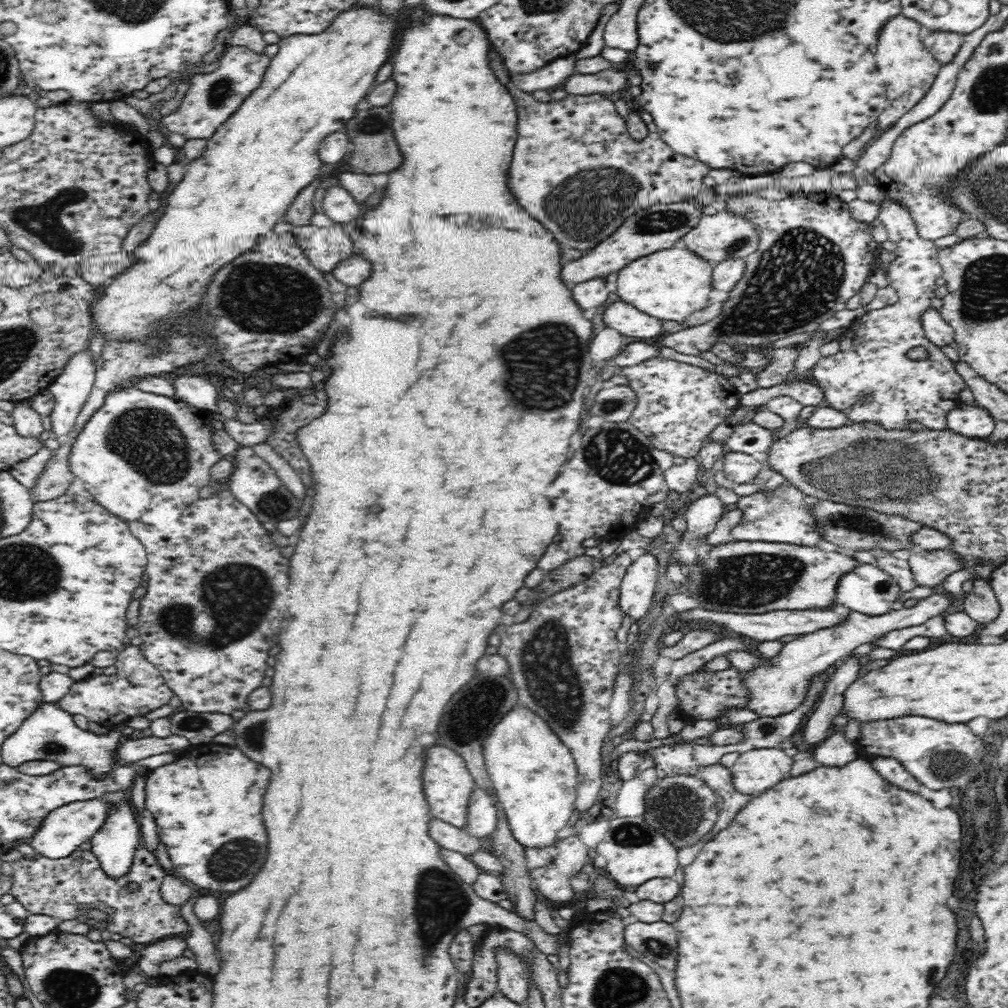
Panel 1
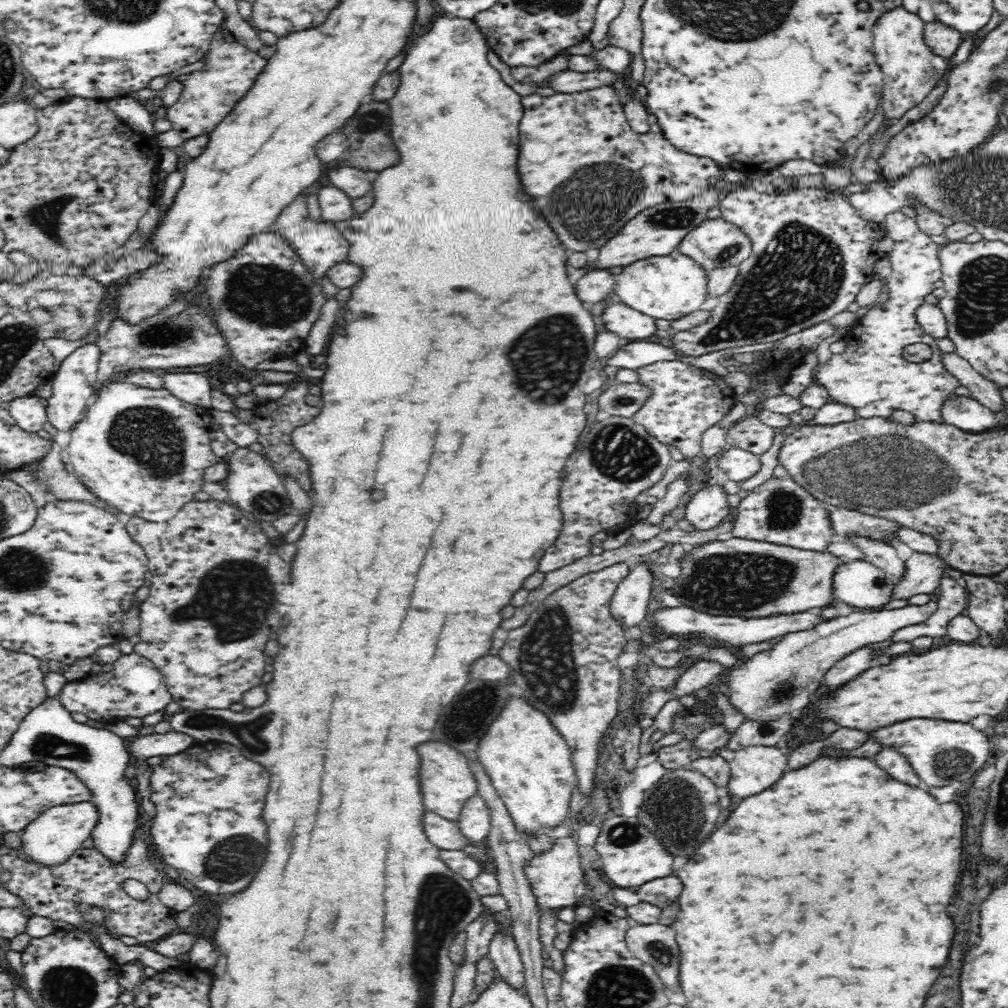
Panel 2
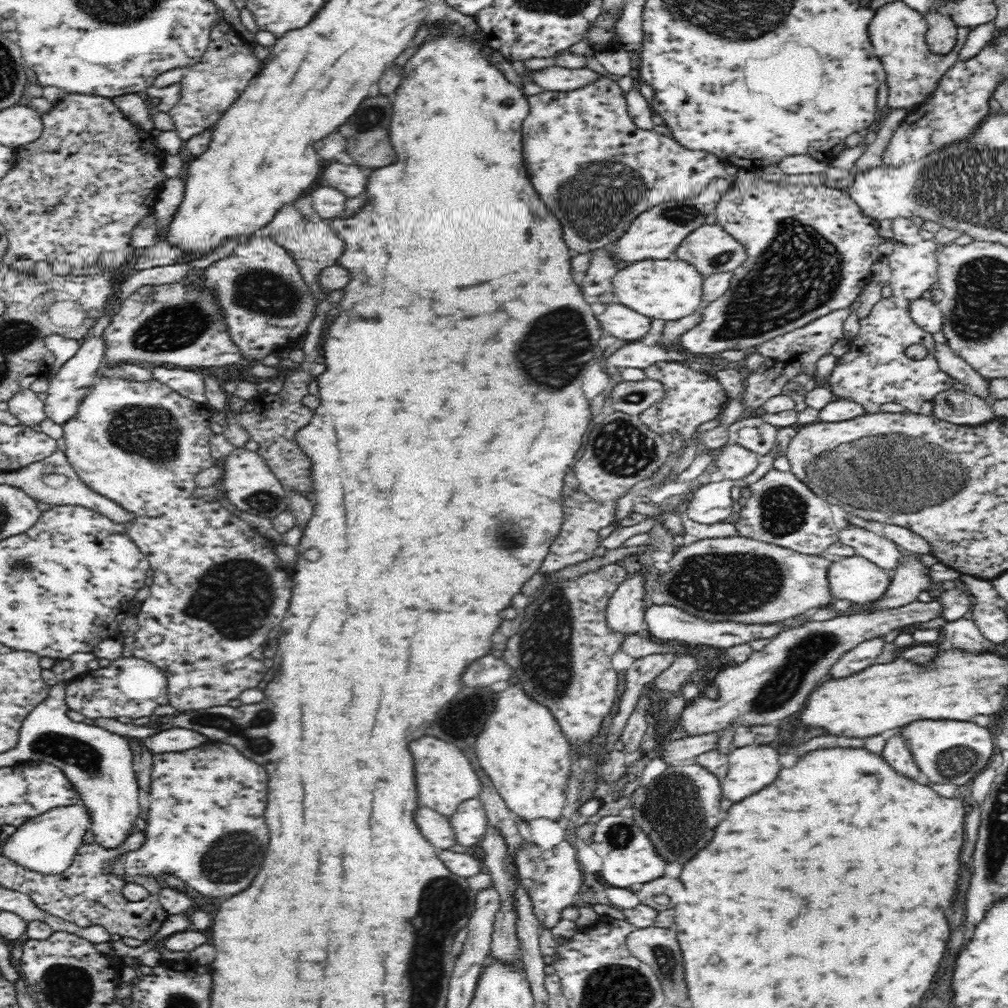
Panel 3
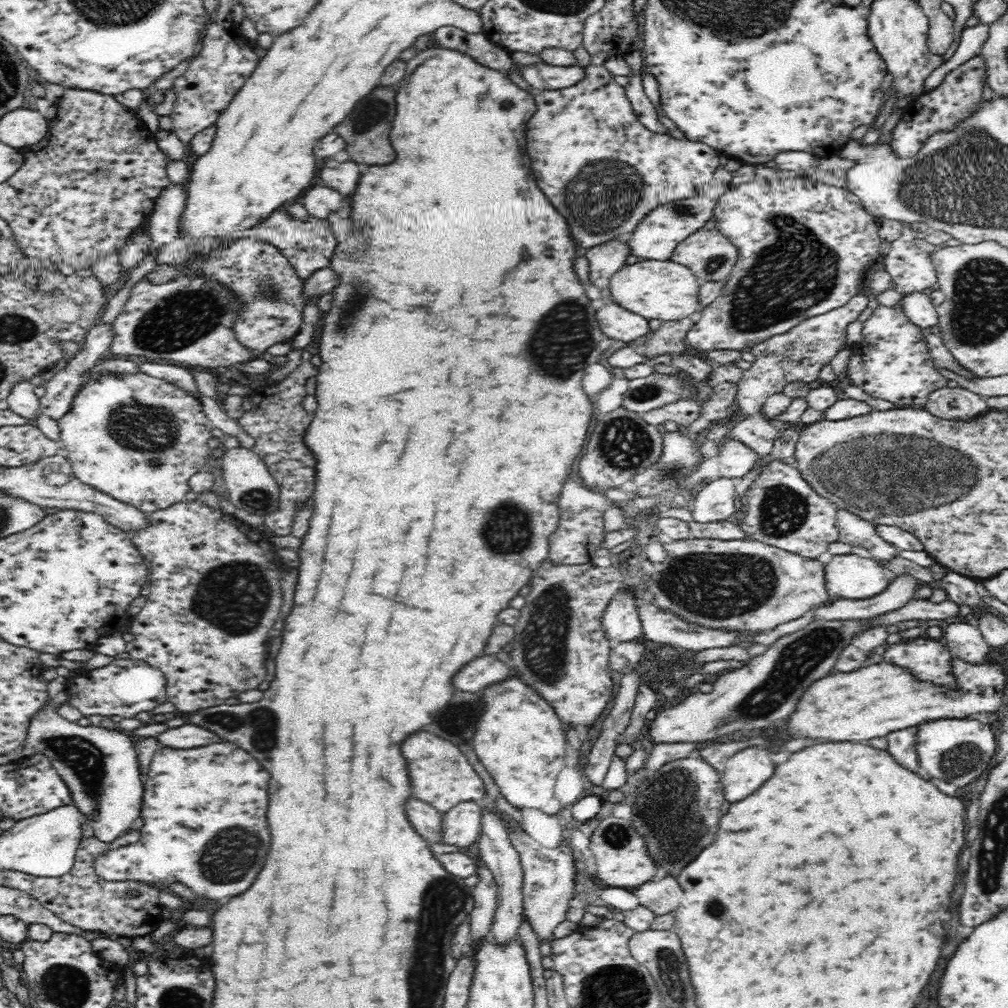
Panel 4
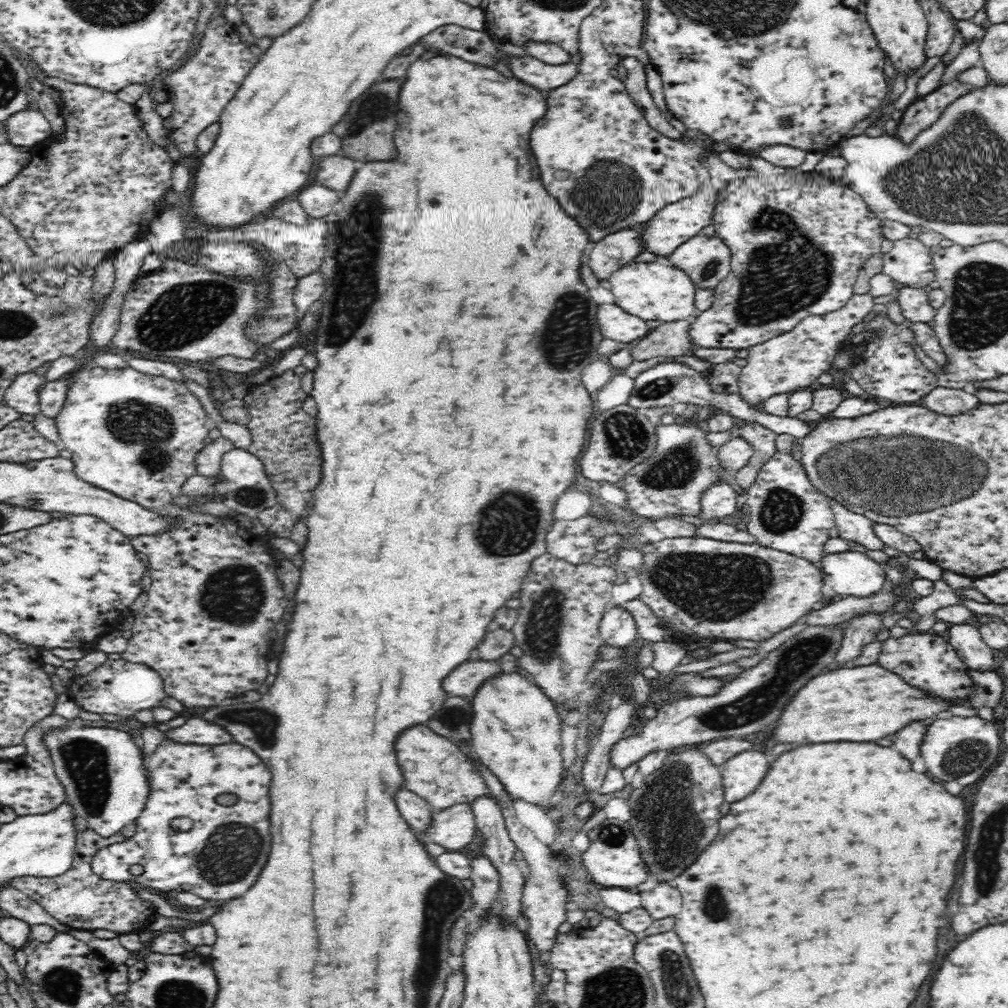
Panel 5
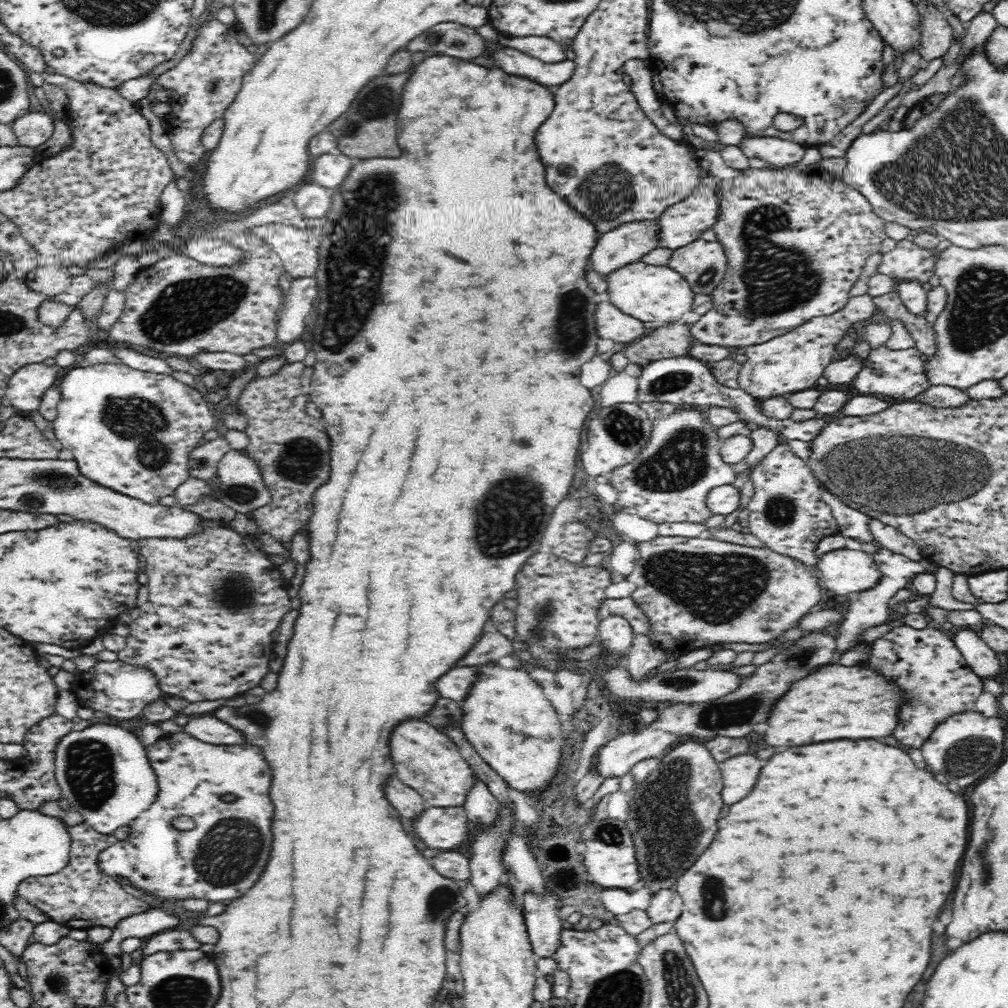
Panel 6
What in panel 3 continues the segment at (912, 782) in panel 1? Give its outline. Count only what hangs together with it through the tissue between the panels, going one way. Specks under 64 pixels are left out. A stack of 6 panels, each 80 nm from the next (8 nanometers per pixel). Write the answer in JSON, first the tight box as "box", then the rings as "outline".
{"box":[881,731,930,784],"outline":[[[895,731],[886,735],[886,744],[881,755],[896,772],[901,772],[920,784],[930,784],[930,779],[915,763],[910,744],[901,732]]]}

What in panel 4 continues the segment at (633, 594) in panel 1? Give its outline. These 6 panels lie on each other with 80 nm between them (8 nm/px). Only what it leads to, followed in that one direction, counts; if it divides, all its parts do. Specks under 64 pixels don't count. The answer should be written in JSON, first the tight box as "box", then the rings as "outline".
{"box":[602,595,641,643],"outline":[[[630,595],[625,600],[611,600],[602,617],[602,631],[611,643],[641,641],[641,620],[636,606],[638,598]]]}

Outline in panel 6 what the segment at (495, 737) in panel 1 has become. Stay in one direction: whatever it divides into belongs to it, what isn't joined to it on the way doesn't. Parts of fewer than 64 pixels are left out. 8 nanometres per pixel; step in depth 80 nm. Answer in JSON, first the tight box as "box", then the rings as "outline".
{"box":[460,662,564,794],"outline":[[[486,662],[478,665],[478,676],[468,692],[468,696],[461,701],[460,707],[464,711],[461,728],[469,743],[476,752],[514,789],[528,794],[544,792],[558,770],[558,761],[564,746],[564,737],[560,730],[558,712],[552,708],[553,704],[546,698],[542,685],[528,675],[528,668],[505,668],[496,662]]]}

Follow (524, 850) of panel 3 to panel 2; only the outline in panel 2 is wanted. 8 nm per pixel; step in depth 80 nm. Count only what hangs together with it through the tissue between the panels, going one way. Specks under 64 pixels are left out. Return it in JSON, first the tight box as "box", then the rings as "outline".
{"box":[524,836,585,912],"outline":[[[575,836],[560,838],[551,850],[535,853],[535,856],[528,860],[524,866],[524,875],[531,883],[532,893],[536,897],[539,911],[556,912],[566,907],[573,907],[578,904],[576,899],[576,887],[585,876],[581,857]]]}

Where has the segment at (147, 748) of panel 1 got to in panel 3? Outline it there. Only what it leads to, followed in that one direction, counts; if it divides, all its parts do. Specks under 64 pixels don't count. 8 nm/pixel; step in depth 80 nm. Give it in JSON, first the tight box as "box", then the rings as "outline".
{"box":[141,726,212,754],"outline":[[[179,726],[161,730],[156,735],[141,741],[153,754],[160,754],[160,752],[168,751],[182,752],[202,746],[204,743],[208,742],[212,741],[207,736],[195,730],[180,728]]]}

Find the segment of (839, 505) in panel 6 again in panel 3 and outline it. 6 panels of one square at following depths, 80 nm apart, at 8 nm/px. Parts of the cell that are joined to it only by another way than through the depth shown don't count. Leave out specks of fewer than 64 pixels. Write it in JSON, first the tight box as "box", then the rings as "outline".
{"box":[837,519,903,569],"outline":[[[845,519],[845,526],[838,530],[837,535],[846,546],[852,546],[860,556],[874,562],[880,568],[895,569],[903,557],[896,543],[870,529],[862,528],[861,525],[852,524],[851,520]]]}

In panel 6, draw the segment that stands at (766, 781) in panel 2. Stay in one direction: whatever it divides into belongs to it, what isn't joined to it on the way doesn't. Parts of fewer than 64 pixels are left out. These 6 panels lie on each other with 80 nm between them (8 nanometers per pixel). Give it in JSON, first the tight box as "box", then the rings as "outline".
{"box":[719,753,766,806],"outline":[[[742,753],[719,762],[723,778],[721,797],[726,806],[742,800],[754,788],[760,768],[766,762],[750,753]]]}

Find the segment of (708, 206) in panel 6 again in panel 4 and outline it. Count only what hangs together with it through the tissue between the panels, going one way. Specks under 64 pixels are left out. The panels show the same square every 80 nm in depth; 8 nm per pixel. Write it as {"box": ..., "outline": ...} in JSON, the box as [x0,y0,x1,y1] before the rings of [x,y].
{"box":[627,194,712,261],"outline":[[[697,194],[696,198],[675,200],[649,212],[634,229],[634,232],[627,237],[627,245],[631,248],[631,254],[634,256],[667,261],[683,240],[699,231],[711,218],[712,208],[708,210],[706,202]]]}

